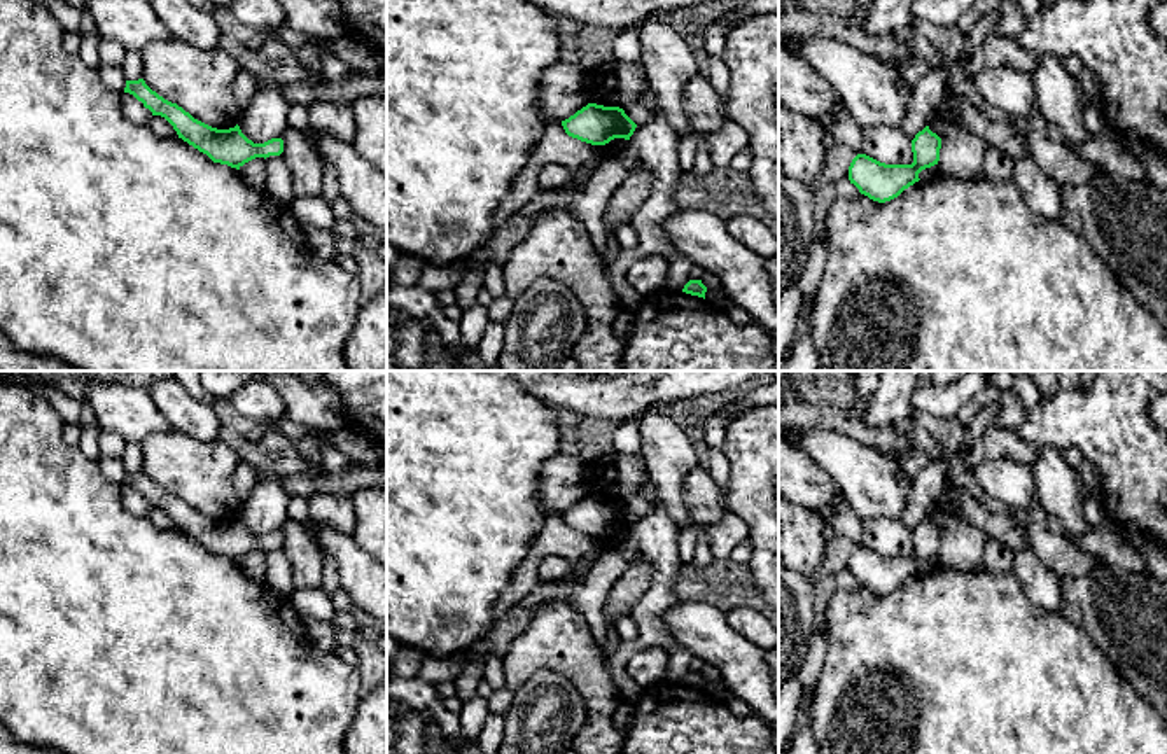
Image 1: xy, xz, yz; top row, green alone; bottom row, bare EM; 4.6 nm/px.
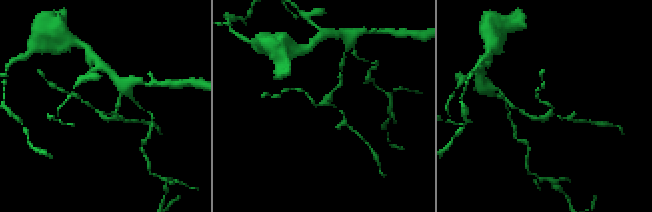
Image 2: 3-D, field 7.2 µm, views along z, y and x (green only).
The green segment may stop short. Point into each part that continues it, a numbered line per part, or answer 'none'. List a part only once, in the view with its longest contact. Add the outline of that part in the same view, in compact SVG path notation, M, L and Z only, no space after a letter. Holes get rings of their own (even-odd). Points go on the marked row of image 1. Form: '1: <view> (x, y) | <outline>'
none

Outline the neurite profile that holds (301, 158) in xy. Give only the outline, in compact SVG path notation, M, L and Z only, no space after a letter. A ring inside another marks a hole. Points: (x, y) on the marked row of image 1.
M285 128L280 136L283 140L283 152L280 159L287 164L294 196L322 196L324 161L318 150L310 143L306 133Z

